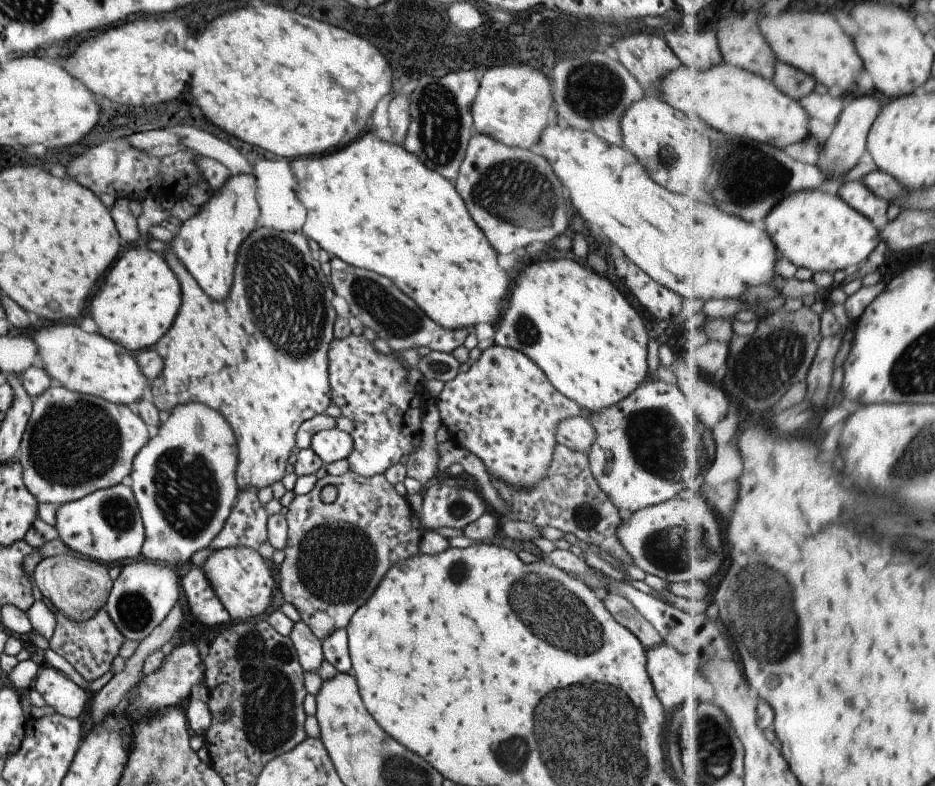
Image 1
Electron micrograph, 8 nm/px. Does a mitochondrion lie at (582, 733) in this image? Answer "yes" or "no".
yes

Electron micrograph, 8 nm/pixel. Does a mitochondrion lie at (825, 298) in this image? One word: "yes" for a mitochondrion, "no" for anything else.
no

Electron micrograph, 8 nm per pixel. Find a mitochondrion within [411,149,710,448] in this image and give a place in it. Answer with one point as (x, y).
(512, 191)

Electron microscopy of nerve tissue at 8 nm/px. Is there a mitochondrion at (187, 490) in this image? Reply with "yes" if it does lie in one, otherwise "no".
yes

